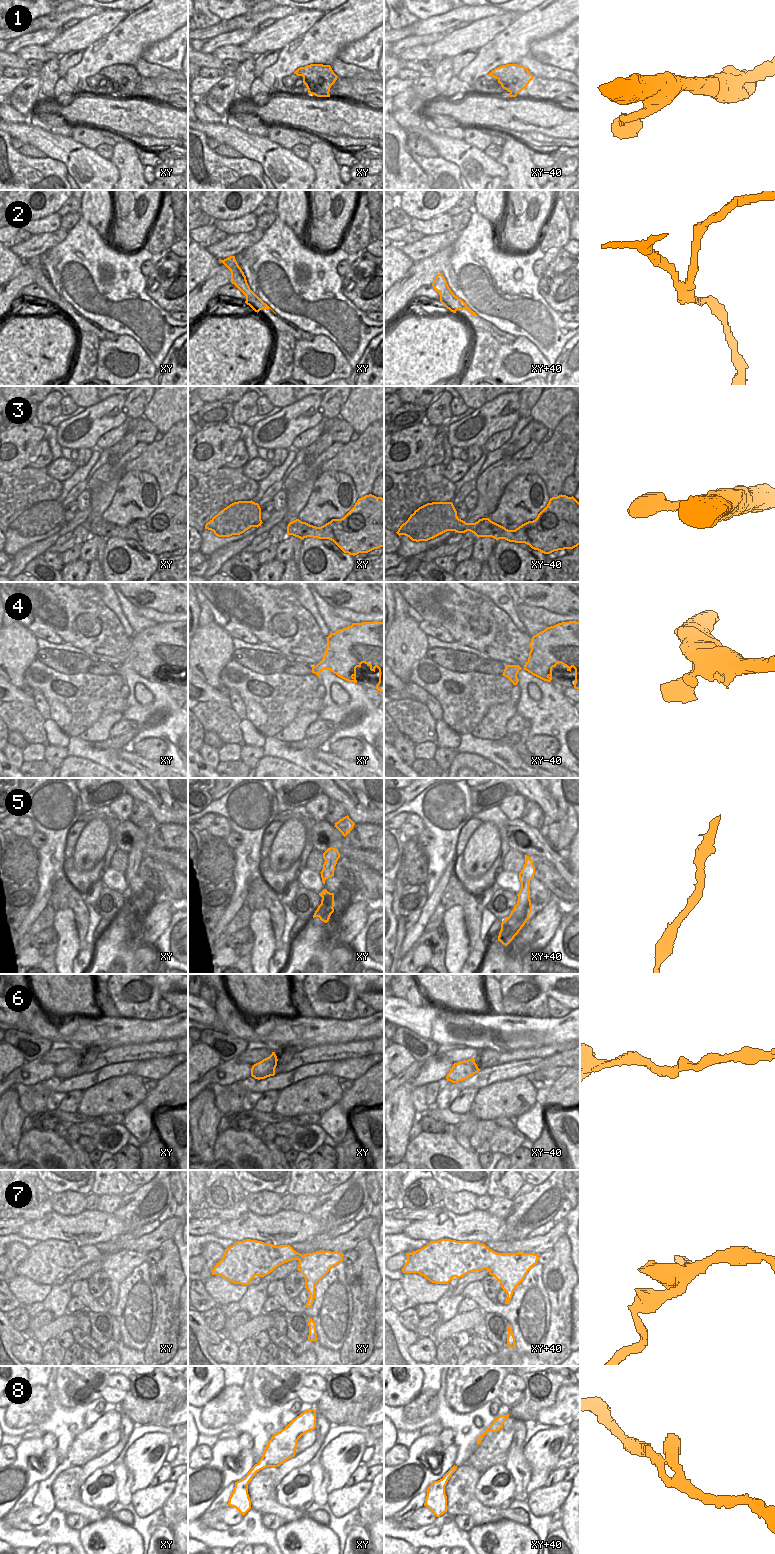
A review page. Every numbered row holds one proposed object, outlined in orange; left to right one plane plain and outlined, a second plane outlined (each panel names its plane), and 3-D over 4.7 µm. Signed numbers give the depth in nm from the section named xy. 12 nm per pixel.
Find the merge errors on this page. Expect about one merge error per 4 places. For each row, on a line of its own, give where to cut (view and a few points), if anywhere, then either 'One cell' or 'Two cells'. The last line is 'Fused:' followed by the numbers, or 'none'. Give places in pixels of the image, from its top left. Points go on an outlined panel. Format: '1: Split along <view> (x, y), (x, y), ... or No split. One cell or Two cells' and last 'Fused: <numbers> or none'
1: No split. One cell
2: Split along xy (244, 275), (237, 287). Two cells
3: No split. One cell
4: No split. One cell
5: No split. One cell
6: No split. One cell
7: No split. One cell
8: No split. One cell
Fused: 2

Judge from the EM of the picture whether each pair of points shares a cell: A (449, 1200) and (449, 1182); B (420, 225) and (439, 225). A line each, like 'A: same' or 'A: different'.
A: different
B: same

